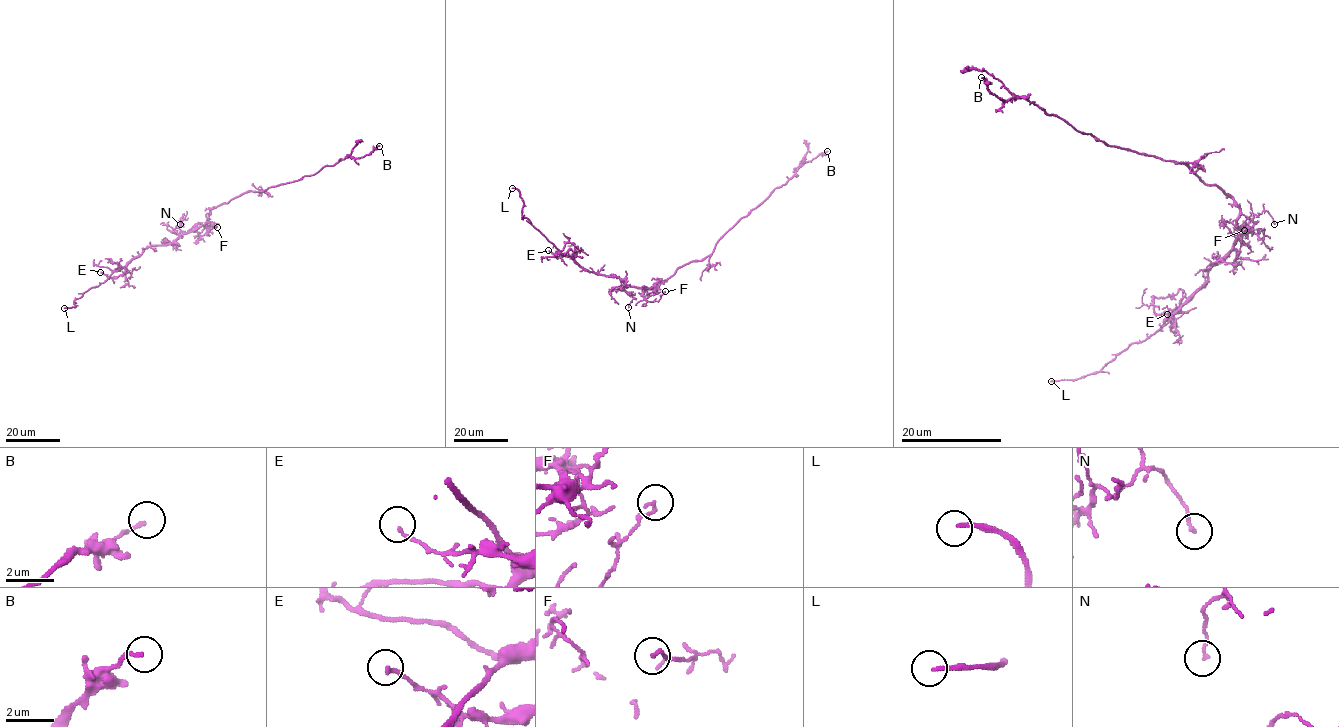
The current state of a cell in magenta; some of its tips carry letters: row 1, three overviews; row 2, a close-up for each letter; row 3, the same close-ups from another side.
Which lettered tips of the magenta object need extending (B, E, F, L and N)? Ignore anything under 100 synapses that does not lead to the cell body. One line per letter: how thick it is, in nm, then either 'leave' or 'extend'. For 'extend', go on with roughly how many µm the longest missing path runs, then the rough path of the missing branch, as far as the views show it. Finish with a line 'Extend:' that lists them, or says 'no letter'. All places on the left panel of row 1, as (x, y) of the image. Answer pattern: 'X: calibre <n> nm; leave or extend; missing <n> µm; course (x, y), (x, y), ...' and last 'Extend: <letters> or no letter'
B: calibre 120 nm; leave
E: calibre 140 nm; leave
F: calibre 130 nm; leave
L: calibre 140 nm; extend; missing 10 µm; course (64, 308), (47, 310), (43, 308)
N: calibre 130 nm; leave
Extend: L

